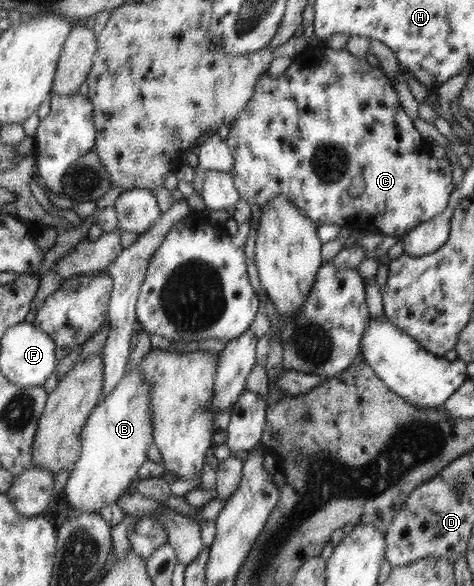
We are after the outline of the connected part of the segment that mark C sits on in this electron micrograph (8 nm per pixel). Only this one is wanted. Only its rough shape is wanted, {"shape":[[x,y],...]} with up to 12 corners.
{"shape":[[326,46],[260,76],[230,174],[404,236],[452,166],[387,73]]}

